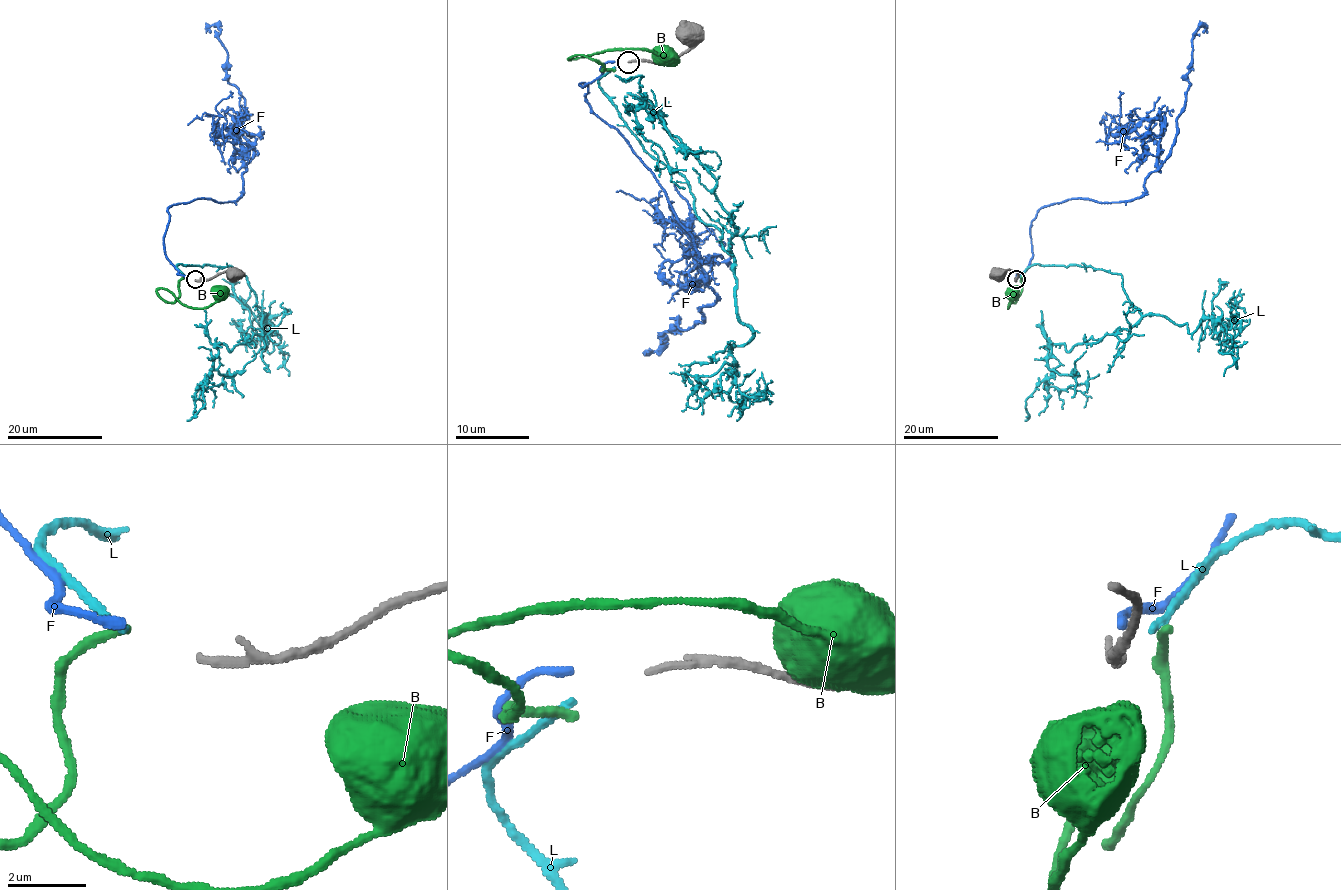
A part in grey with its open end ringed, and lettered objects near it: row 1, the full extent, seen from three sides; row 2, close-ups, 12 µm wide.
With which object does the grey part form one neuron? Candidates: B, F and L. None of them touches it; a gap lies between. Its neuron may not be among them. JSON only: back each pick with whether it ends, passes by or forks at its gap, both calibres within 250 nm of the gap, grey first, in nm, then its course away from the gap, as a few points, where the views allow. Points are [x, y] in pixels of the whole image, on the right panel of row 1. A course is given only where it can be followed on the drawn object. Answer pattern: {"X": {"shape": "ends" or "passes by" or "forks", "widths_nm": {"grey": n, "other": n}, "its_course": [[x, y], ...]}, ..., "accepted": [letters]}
{"L": {"shape": "ends", "widths_nm": {"grey": 190, "other": 190}, "its_course": [[1020, 277], [1037, 264], [1122, 277], [1141, 316], [1125, 339], [1068, 352], [1054, 344], [1047, 383], [1098, 374]]}, "accepted": ["L"]}

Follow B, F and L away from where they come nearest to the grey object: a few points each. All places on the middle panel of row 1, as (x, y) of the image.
B: (615, 70), (603, 70), (593, 59), (580, 55), (571, 57), (610, 49), (647, 49), (667, 55)
F: (614, 62), (579, 84), (665, 193), (717, 294), (698, 309), (704, 322), (676, 325), (645, 355)
L: (615, 68), (603, 94), (731, 254), (717, 178), (639, 108), (685, 187)

